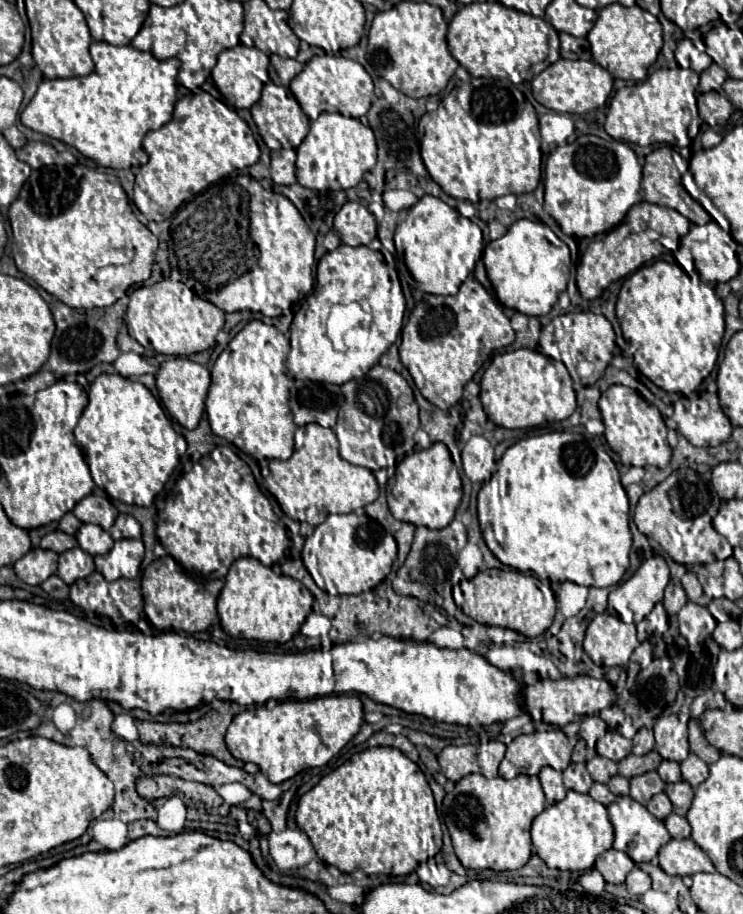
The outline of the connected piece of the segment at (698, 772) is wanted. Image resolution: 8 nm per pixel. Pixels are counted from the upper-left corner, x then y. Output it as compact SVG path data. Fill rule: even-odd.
M694 753L688 755L688 759L684 759L684 763L680 763L682 767L682 779L688 781L694 789L708 779L708 765Z

